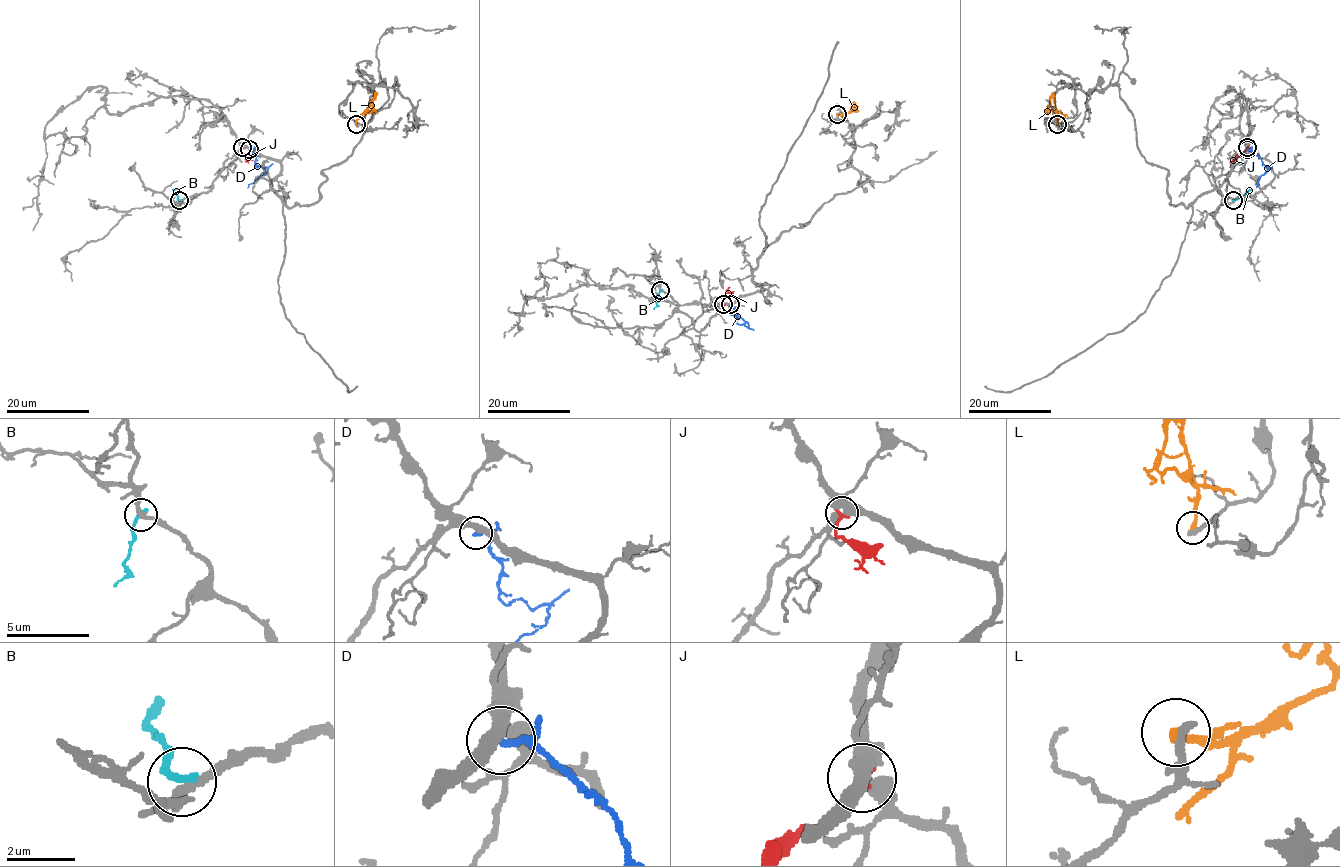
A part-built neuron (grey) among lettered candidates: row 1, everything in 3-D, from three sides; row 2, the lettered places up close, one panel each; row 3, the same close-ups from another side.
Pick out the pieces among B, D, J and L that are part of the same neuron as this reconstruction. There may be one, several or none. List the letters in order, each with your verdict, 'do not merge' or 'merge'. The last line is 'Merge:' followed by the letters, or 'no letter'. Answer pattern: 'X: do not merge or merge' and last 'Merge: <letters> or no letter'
B: do not merge
D: do not merge
J: do not merge
L: do not merge
Merge: no letter

